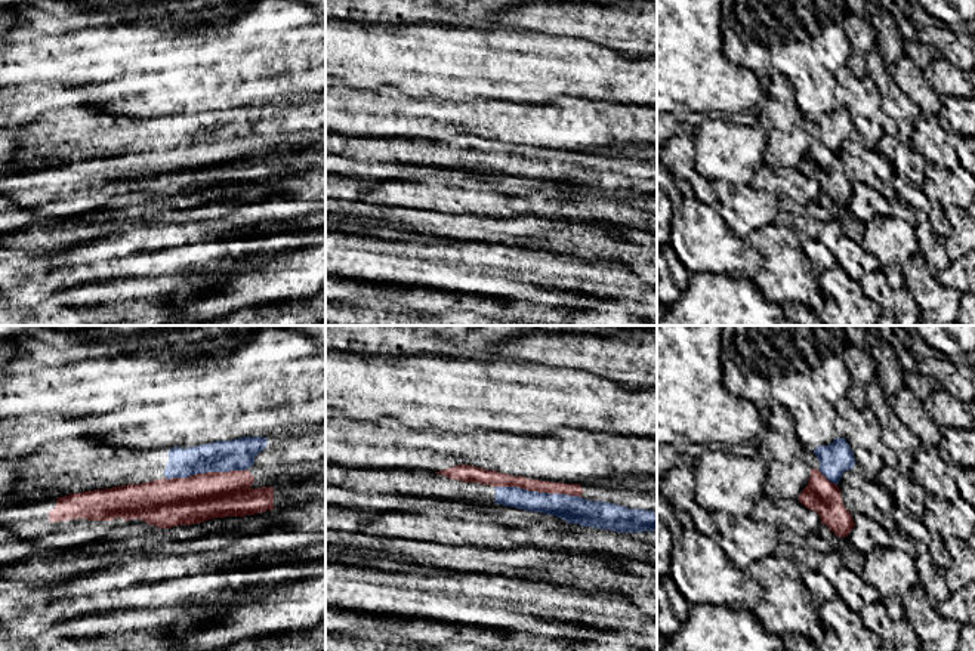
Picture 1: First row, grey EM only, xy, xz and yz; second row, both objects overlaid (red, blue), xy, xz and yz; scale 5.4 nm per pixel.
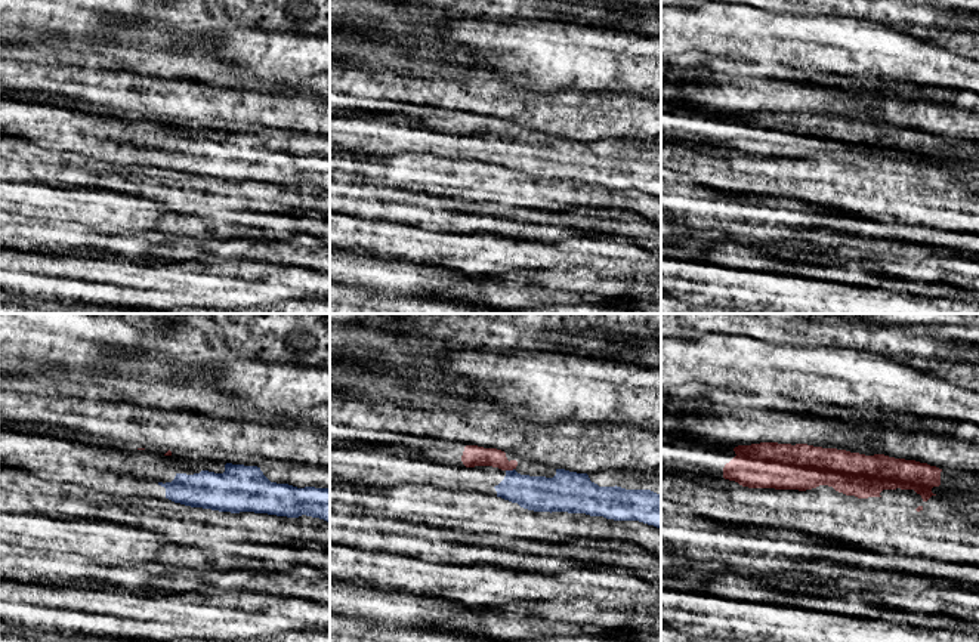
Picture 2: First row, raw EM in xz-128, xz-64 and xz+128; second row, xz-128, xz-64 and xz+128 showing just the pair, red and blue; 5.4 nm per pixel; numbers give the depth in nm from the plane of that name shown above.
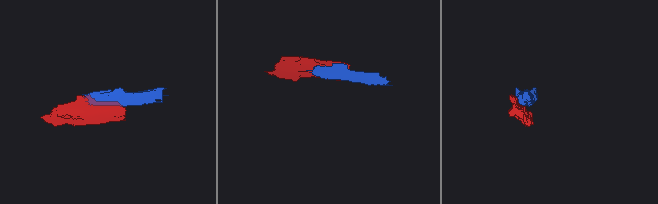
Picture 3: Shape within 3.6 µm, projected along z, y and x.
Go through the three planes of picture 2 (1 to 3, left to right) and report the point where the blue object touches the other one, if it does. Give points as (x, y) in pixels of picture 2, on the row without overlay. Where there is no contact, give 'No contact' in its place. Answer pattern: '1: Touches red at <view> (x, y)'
1: No contact
2: Touches red at xz-64 (509, 138)
3: No contact

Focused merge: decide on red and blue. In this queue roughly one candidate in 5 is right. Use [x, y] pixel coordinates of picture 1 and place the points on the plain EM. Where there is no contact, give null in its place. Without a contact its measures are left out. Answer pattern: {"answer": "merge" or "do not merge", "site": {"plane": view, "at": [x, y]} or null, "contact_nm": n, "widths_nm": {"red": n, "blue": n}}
{"answer": "do not merge", "site": {"plane": "xz", "at": [539, 160]}, "contact_nm": 460, "widths_nm": {"red": 80, "blue": 150}}

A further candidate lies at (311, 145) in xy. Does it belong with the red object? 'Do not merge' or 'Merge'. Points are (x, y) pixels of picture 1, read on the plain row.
Merge

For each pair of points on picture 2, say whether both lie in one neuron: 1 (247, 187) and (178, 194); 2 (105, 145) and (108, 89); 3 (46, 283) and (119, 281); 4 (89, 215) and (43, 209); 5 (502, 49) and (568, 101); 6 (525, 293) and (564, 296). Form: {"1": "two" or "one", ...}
{"1": "one", "2": "two", "3": "one", "4": "one", "5": "two", "6": "one"}

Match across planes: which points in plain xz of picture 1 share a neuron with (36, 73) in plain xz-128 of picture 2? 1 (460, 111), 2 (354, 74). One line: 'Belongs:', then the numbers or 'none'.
Belongs: 1

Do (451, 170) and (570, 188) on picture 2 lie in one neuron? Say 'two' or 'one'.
one

